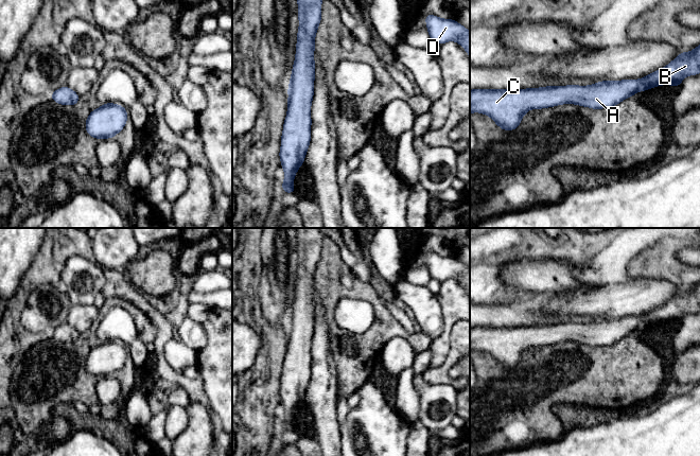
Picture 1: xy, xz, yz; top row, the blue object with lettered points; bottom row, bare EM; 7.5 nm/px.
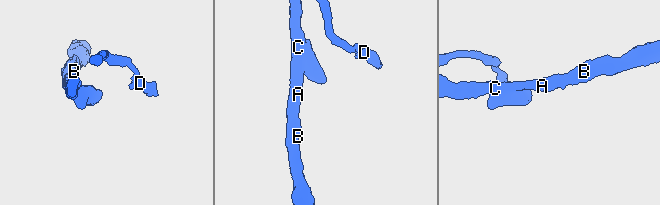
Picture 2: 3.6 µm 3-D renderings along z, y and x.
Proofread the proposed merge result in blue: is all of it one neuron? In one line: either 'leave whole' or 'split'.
leave whole

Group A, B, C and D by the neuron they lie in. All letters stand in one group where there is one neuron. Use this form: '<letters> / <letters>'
A B C D

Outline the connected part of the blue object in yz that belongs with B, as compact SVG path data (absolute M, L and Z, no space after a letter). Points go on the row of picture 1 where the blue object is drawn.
M700 45L690 52L681 52L667 66L640 80L601 81L589 86L470 90L470 113L489 116L500 128L510 131L520 126L522 118L530 109L562 104L611 108L638 91L661 85L678 88L685 76L696 74L700 74Z

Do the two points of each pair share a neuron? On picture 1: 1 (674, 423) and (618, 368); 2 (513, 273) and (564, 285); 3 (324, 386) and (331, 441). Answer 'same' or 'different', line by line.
1: different
2: same
3: same

